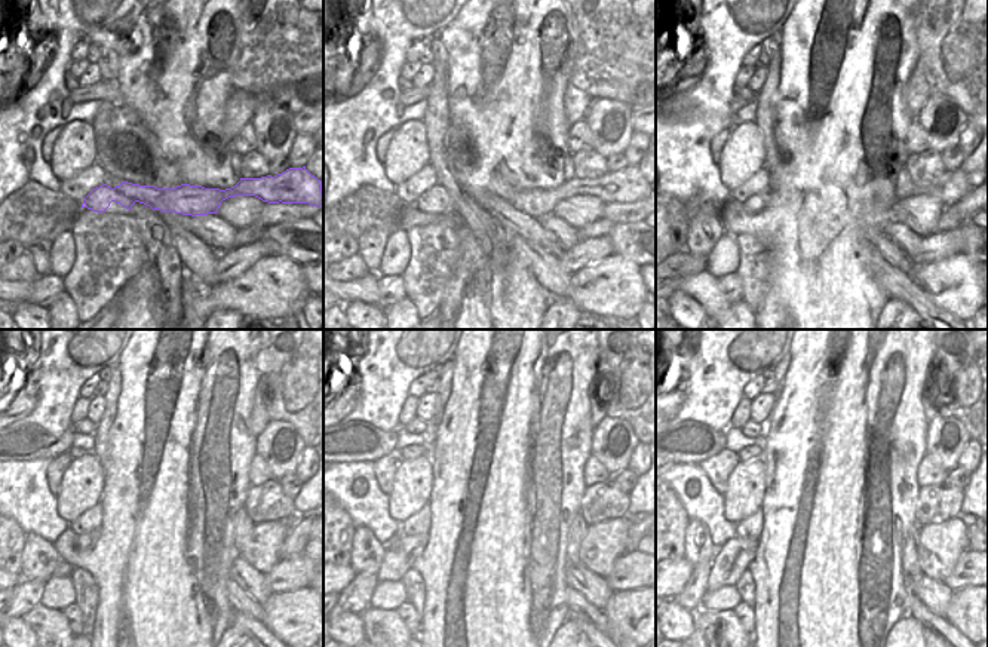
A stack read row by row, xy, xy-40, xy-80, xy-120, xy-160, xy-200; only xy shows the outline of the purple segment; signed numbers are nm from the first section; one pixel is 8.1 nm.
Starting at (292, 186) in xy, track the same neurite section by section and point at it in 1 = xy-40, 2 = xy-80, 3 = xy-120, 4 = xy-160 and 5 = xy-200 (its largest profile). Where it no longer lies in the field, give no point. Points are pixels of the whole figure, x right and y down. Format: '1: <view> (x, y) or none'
1: xy-40 (625, 186)
2: xy-80 (953, 186)
3: xy-120 (85, 542)
4: xy-160 (398, 561)
5: xy-200 (732, 558)

